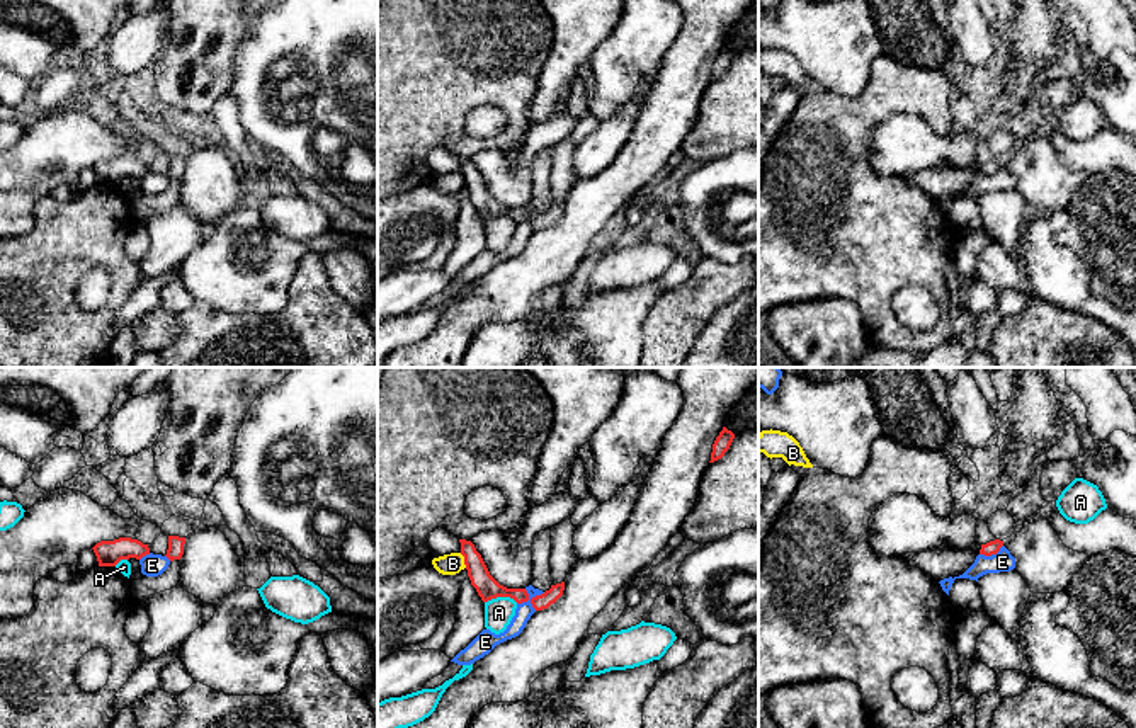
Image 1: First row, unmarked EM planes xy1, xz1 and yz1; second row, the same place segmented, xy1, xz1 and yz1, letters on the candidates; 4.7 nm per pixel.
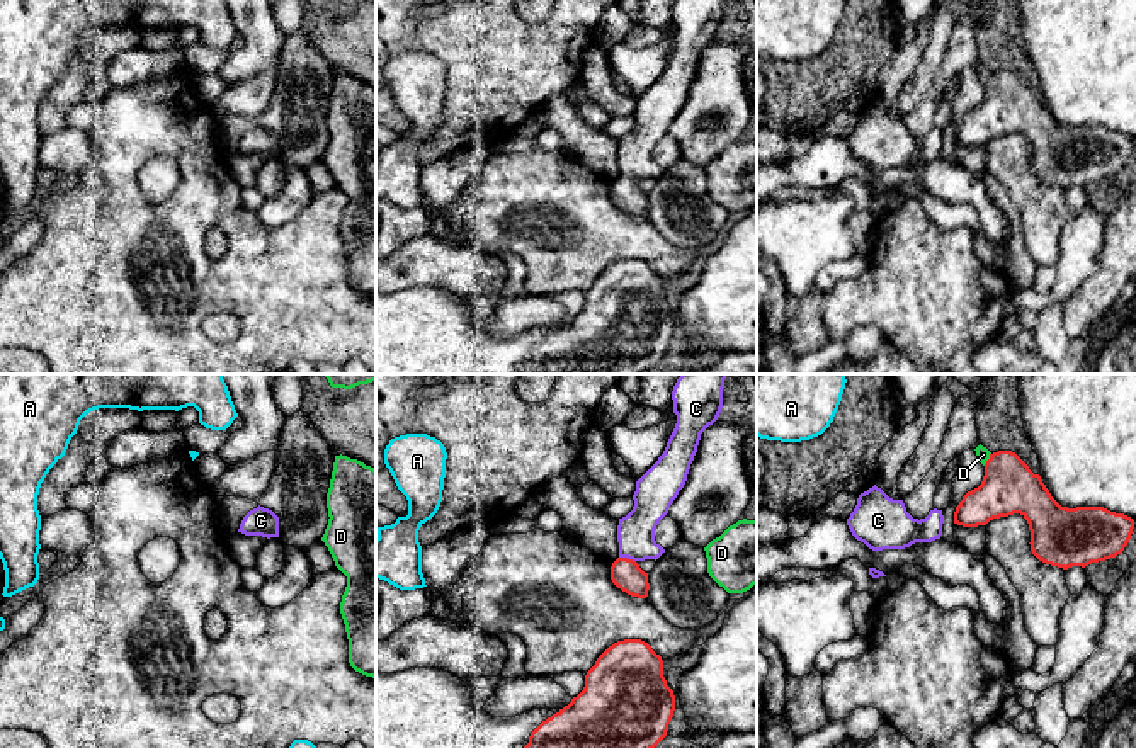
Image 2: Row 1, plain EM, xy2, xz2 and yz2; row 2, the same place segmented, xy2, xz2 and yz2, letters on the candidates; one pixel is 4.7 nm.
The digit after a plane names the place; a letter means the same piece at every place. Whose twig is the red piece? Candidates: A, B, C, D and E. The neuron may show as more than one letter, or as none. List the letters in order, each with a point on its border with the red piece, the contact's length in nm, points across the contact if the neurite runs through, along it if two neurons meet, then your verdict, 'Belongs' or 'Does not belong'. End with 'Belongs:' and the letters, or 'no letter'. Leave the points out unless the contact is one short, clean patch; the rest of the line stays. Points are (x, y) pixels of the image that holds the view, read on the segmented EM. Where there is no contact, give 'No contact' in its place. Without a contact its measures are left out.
A: Touches red at xz1 (502, 596). Shared border 160 nm. Does not belong
B: Touches red at xz1 (465, 560). Shared border 80 nm. Boundary: xz1 (460, 553), (466, 567). Does not belong
C: Touches red at xz2 (626, 558). Shared border 80 nm. Path across: xz2 (624, 573), (626, 558), (636, 541). Belongs
D: Touches red at yz2 (988, 459). Shared border 70 nm. Does not belong
E: Touches red at xz1 (533, 597). Shared border 150 nm. Does not belong
Belongs: C

